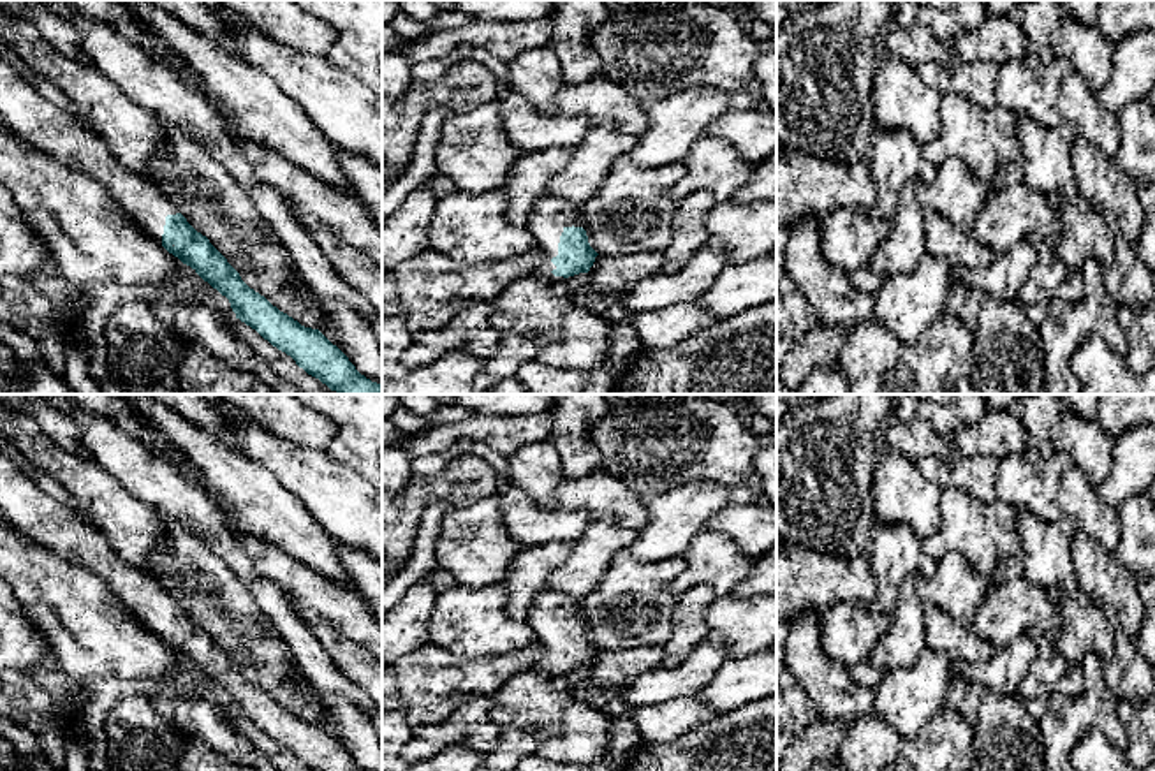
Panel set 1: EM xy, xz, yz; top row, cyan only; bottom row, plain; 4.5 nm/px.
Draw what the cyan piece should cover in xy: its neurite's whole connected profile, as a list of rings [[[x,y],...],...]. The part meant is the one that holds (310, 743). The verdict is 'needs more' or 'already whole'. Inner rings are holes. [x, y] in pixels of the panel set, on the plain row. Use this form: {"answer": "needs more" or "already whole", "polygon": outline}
{"answer": "needs more", "polygon": [[[0,454],[0,516],[65,560],[100,576],[136,620],[225,690],[236,713],[291,750],[312,771],[364,771],[319,723],[305,722],[250,683],[150,574],[127,565],[104,535],[46,495]]]}

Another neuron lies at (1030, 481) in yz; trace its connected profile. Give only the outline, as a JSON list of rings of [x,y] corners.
[[[1026,444],[1023,452],[1000,461],[998,500],[1016,510],[1028,509],[1037,518],[1055,521],[1060,514],[1058,484],[1070,465],[1065,454],[1053,452],[1044,458],[1034,445]]]

